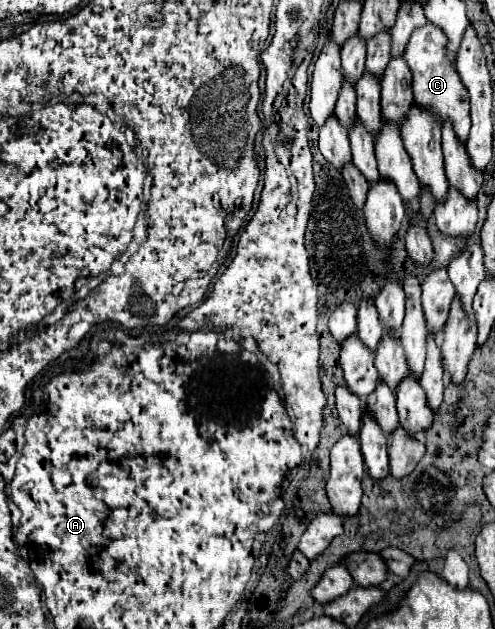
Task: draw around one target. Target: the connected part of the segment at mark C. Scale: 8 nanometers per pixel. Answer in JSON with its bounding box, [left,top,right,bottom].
[404,21,470,141]

